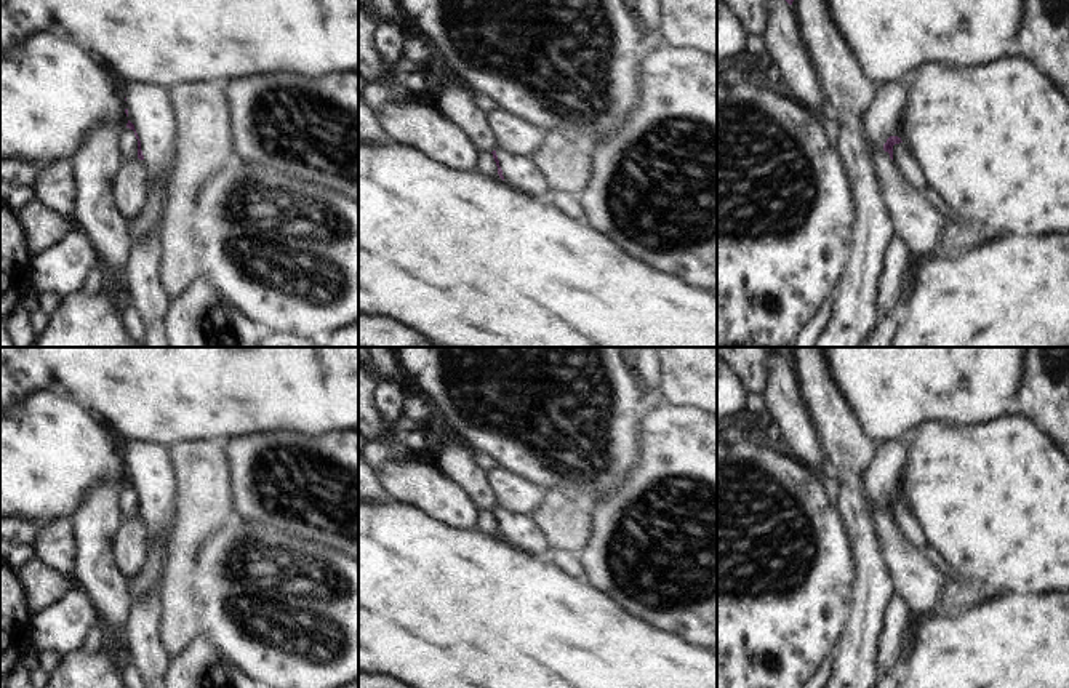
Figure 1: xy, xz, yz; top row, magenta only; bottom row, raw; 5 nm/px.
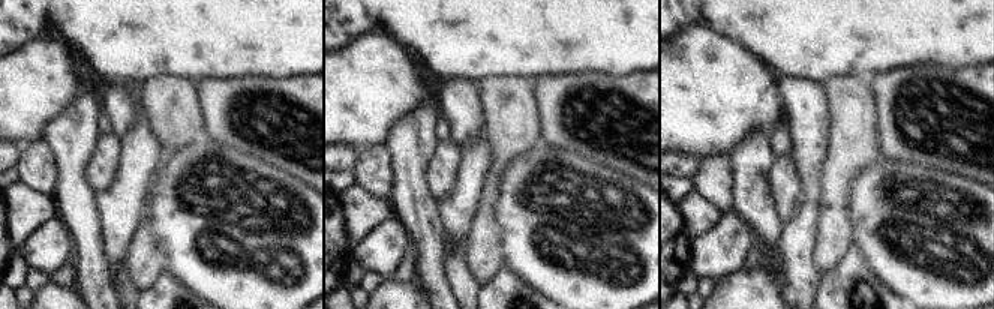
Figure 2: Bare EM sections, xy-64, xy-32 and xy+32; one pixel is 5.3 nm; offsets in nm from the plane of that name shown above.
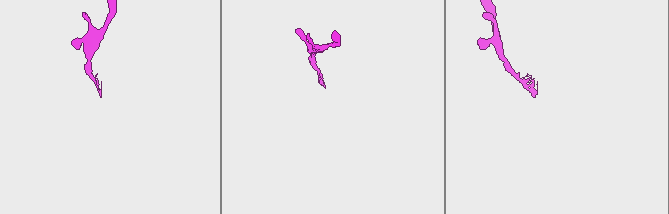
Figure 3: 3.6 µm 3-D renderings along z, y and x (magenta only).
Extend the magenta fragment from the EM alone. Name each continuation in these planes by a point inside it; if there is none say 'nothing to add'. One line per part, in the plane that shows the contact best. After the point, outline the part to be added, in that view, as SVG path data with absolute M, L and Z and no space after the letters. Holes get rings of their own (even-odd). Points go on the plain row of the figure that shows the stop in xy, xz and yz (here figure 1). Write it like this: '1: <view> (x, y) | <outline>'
1: xy (149, 468) | M128 442L128 478L141 499L149 534L176 520L176 477L166 446Z

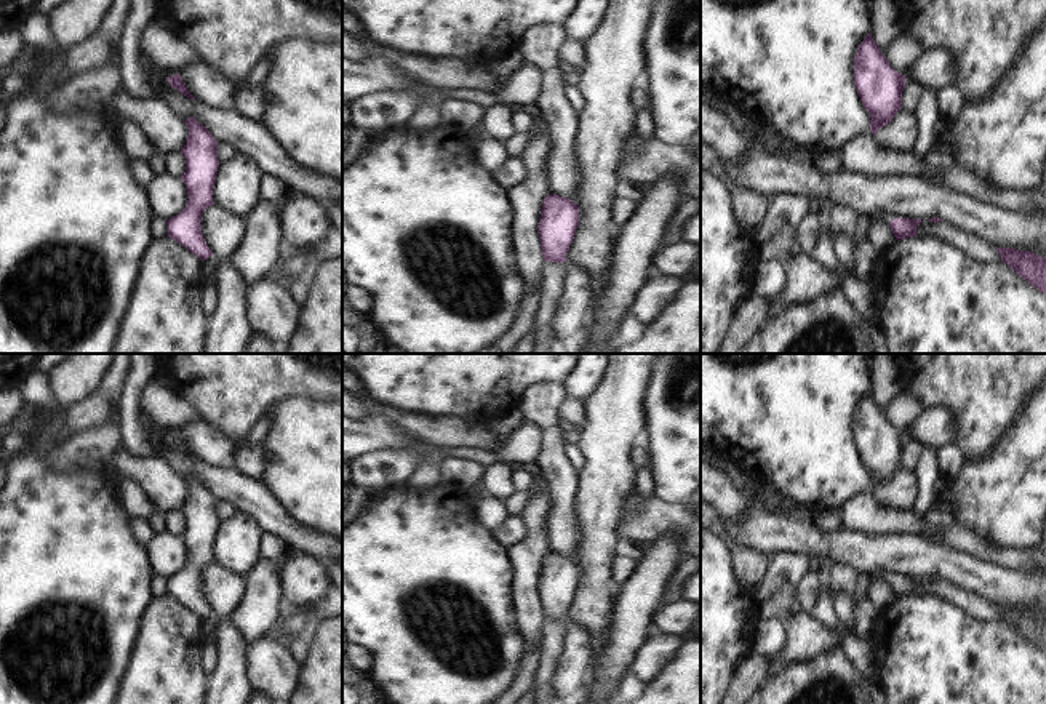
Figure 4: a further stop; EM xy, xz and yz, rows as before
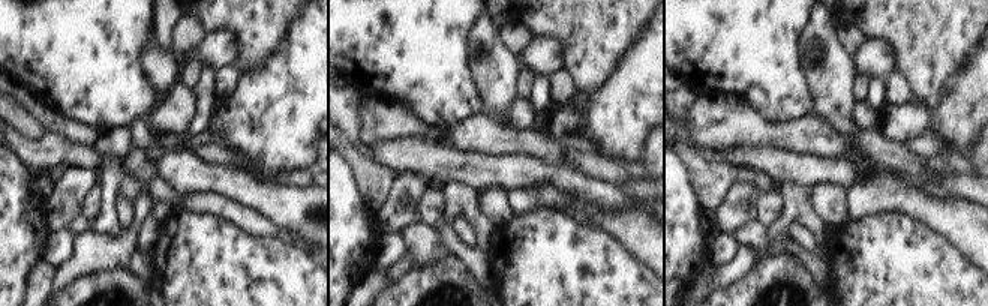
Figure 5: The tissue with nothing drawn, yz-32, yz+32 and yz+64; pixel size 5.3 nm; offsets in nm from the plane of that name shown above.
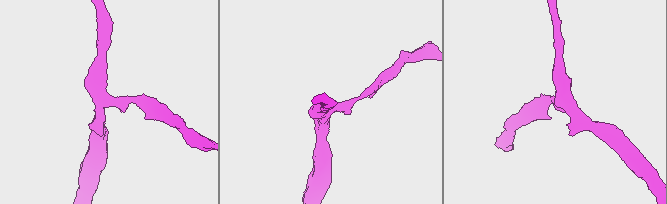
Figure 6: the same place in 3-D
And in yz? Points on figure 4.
1: yz (878, 573) | M878 568L870 576L872 578L883 578L883 579L889 581L889 579L892 579L896 576L904 576L904 574L900 574L900 573L891 573L891 571L884 571L884 570Z

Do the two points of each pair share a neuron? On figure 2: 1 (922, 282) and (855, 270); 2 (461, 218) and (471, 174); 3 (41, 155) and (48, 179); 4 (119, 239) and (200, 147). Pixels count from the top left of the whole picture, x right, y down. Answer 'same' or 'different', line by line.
1: different
2: same
3: same
4: different

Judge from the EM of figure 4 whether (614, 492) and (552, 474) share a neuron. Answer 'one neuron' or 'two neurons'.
two neurons

